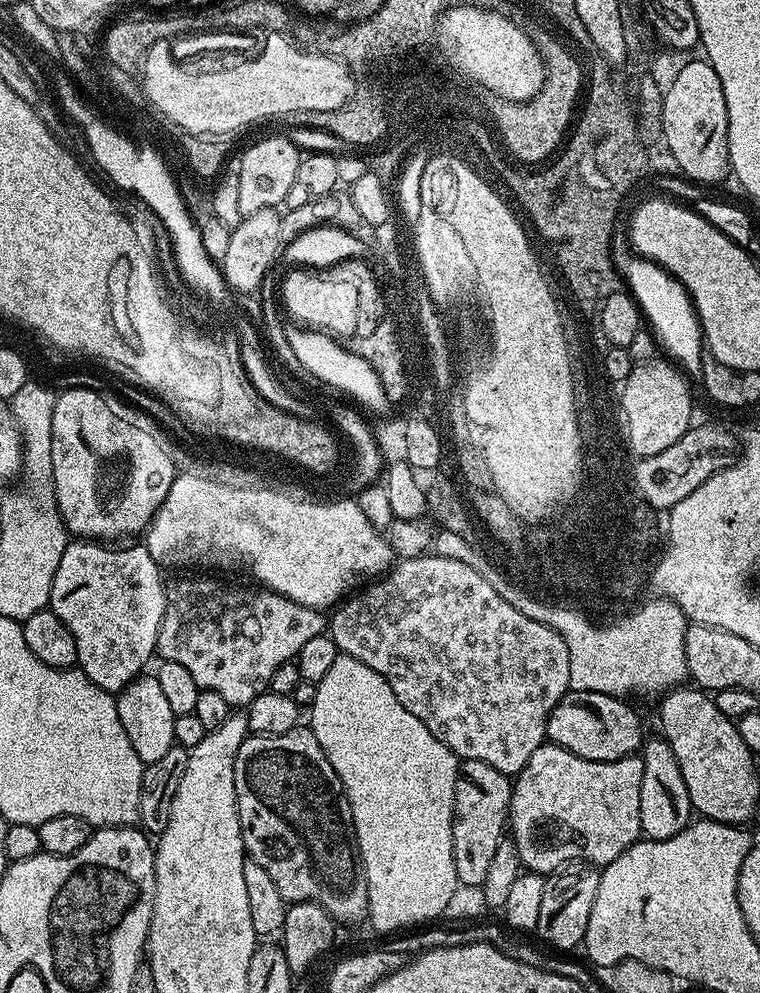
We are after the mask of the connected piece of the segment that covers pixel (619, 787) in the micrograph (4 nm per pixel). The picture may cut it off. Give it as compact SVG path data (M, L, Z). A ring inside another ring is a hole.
M551 742L541 744L534 754L530 754L530 762L526 762L519 776L515 777L508 807L510 838L516 844L521 865L529 872L547 874L573 862L593 866L614 862L618 854L641 839L638 798L642 794L645 774L644 761L636 754L621 760L602 762L570 754L570 750Z

